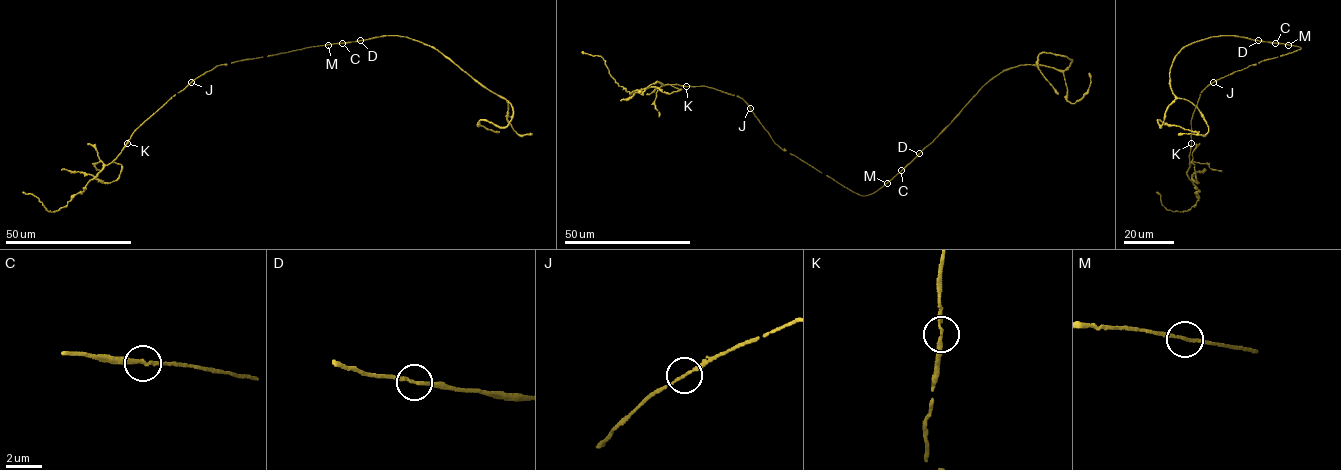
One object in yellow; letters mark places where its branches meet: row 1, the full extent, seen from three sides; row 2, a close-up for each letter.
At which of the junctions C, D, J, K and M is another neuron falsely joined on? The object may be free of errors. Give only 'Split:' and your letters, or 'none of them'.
Split: none of them

